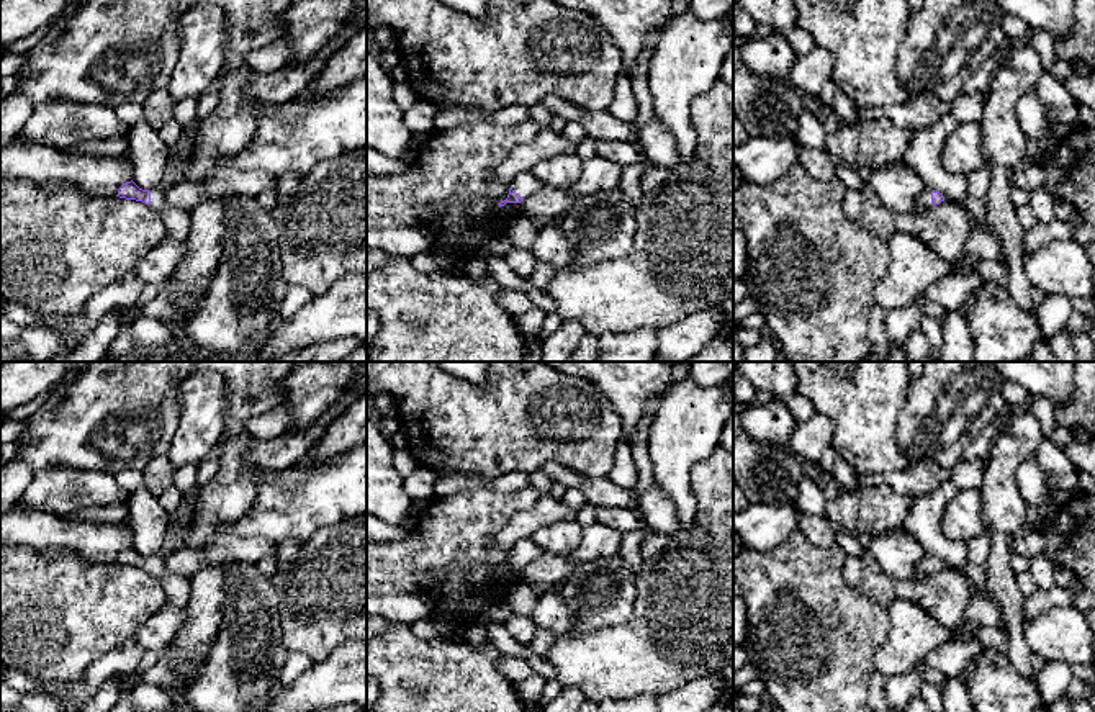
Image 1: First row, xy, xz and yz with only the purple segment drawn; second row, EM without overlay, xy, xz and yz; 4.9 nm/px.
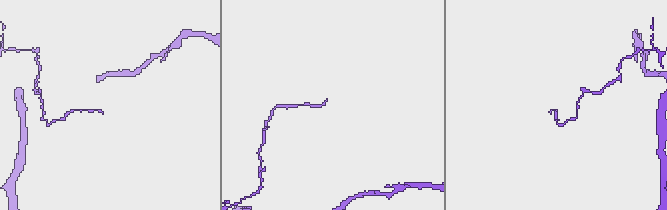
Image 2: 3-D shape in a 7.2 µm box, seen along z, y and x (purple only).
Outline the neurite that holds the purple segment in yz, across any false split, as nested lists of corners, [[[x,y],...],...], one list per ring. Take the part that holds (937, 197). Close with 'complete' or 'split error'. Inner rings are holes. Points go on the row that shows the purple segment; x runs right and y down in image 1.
[[[925,188],[923,193],[915,200],[913,211],[926,211],[935,205],[940,205],[941,201],[944,201],[944,196],[940,192]]]; split error

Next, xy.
[[[133,180],[119,187],[119,198],[136,200],[159,211],[167,228],[167,234],[175,241],[185,241],[192,231],[190,213],[165,203],[167,185],[152,190],[139,188]]]; split error

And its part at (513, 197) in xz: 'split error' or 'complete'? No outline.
split error

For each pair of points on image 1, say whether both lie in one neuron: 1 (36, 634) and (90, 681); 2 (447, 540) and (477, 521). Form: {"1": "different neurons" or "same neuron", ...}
{"1": "different neurons", "2": "same neuron"}

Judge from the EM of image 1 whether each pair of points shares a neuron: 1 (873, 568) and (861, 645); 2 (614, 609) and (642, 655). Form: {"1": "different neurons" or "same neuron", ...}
{"1": "different neurons", "2": "different neurons"}

